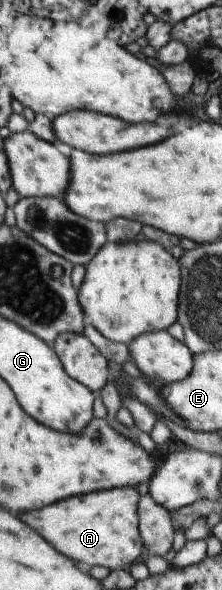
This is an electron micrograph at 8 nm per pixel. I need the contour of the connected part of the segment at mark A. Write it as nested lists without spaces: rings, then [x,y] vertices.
[[[129,487],[104,490],[102,493],[84,497],[84,501],[80,497],[68,497],[54,505],[46,505],[42,509],[22,513],[22,515],[18,515],[18,521],[22,521],[24,525],[30,525],[30,529],[34,529],[46,543],[54,545],[54,549],[58,549],[64,557],[74,557],[74,561],[82,559],[86,565],[102,565],[108,569],[118,569],[118,567],[142,560],[144,556],[144,547],[137,528],[139,497],[136,489]]]

